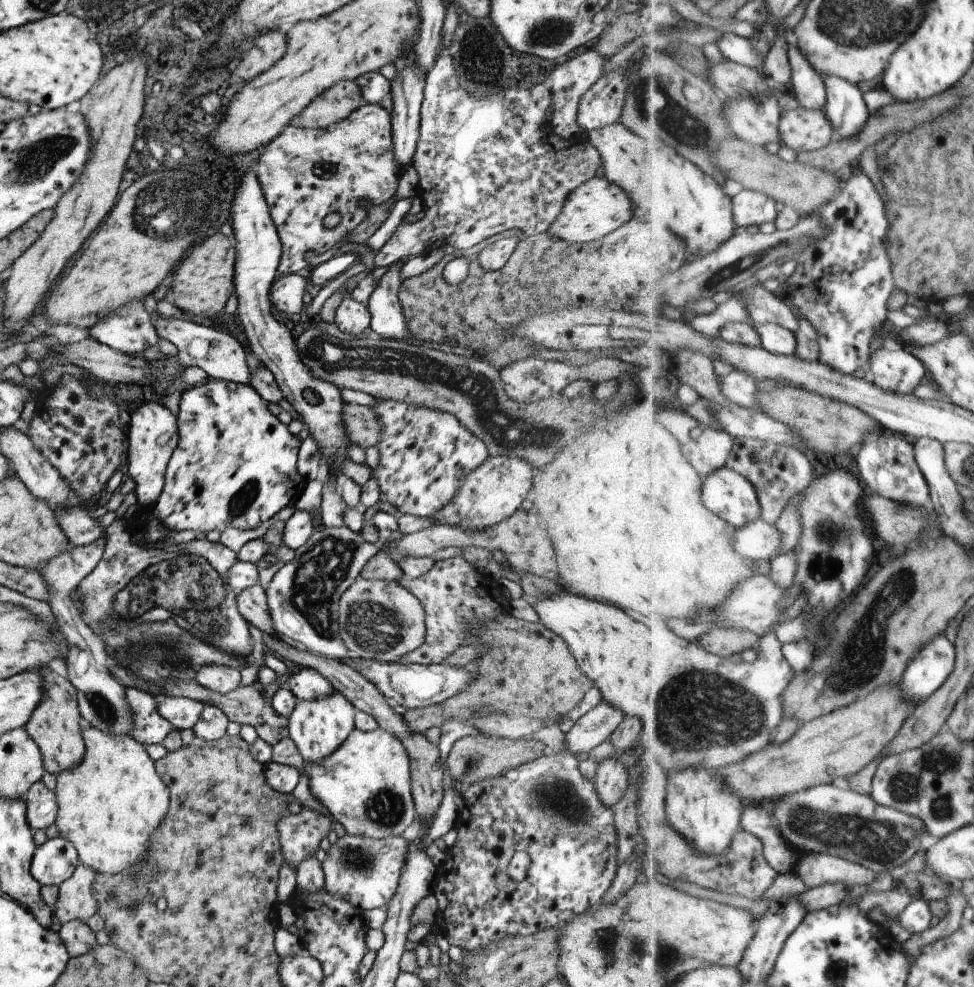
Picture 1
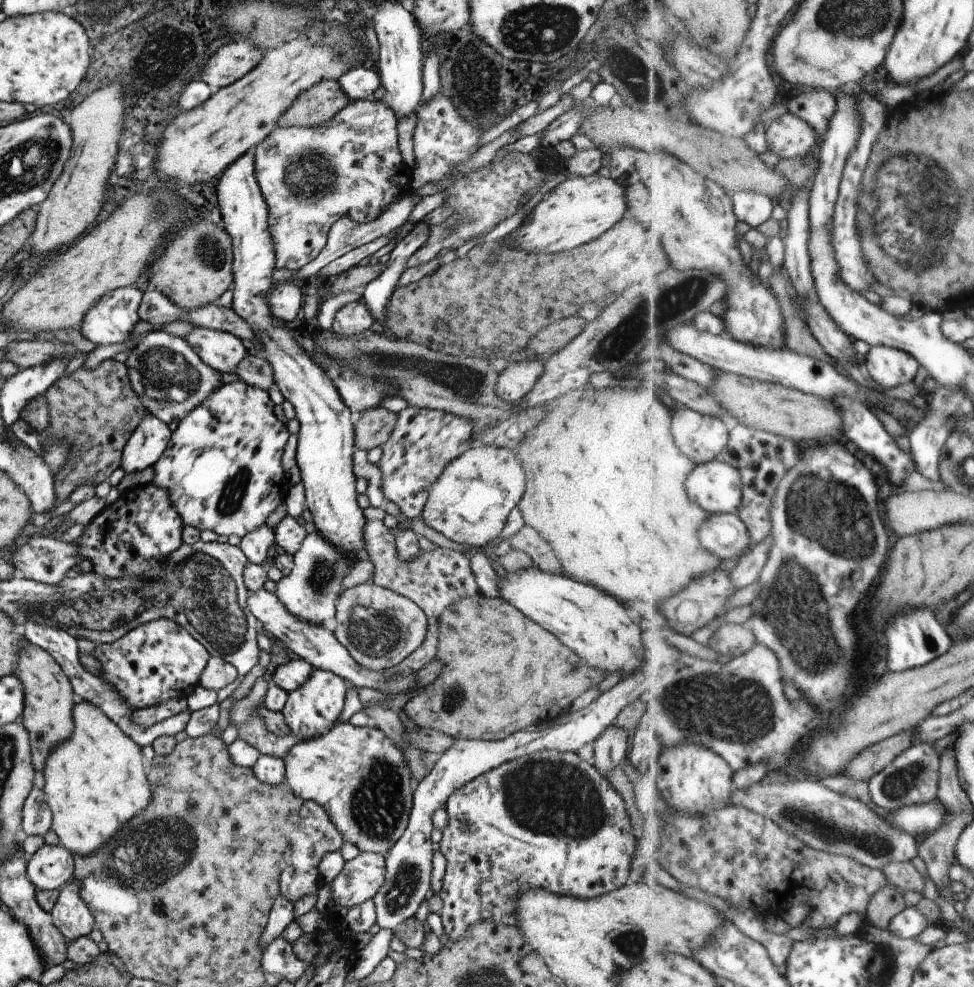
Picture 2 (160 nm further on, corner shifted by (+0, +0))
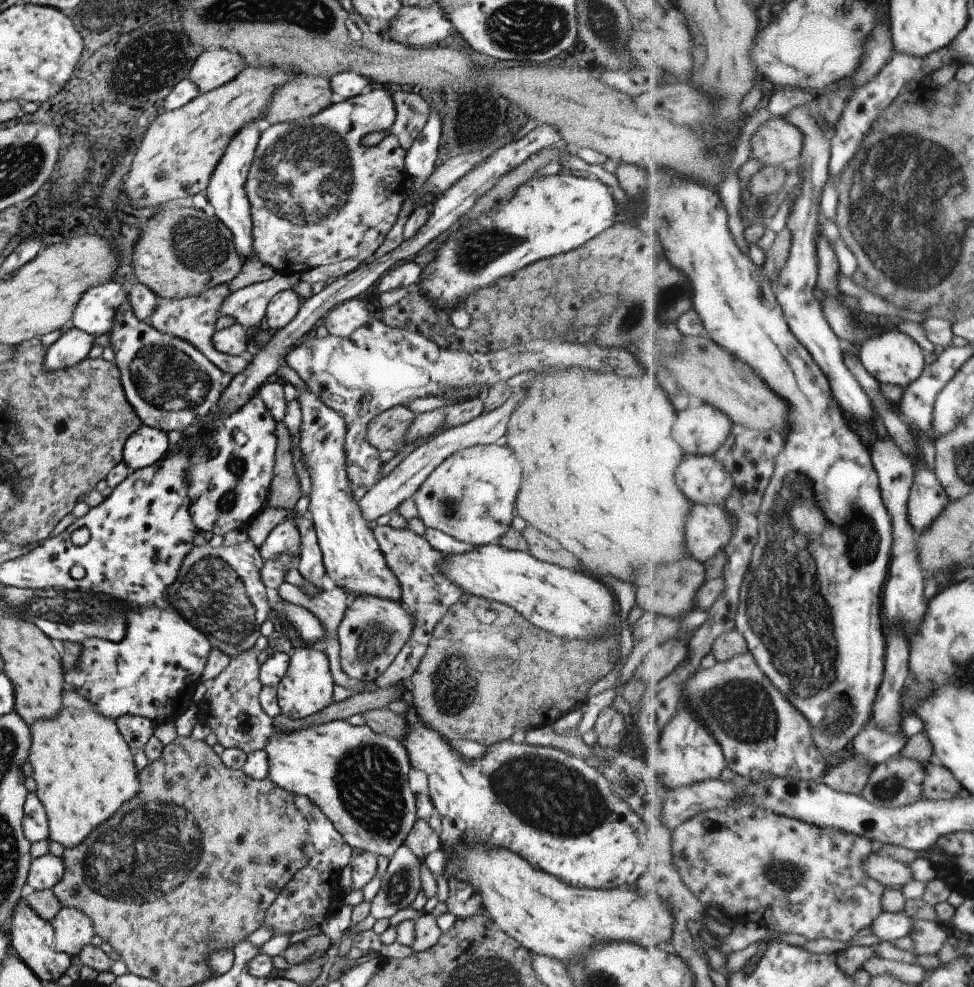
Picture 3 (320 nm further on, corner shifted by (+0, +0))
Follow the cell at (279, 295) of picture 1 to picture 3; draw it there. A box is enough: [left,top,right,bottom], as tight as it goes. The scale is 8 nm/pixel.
[264,289,301,332]

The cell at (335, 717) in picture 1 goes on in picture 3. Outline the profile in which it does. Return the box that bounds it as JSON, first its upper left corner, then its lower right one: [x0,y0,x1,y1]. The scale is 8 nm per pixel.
[274,644,334,719]

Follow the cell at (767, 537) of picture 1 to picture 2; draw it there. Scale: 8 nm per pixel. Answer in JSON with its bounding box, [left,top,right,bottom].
[699,513,752,560]

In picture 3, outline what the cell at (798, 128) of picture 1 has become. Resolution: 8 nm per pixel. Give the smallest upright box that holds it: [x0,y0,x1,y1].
[750,117,804,167]

